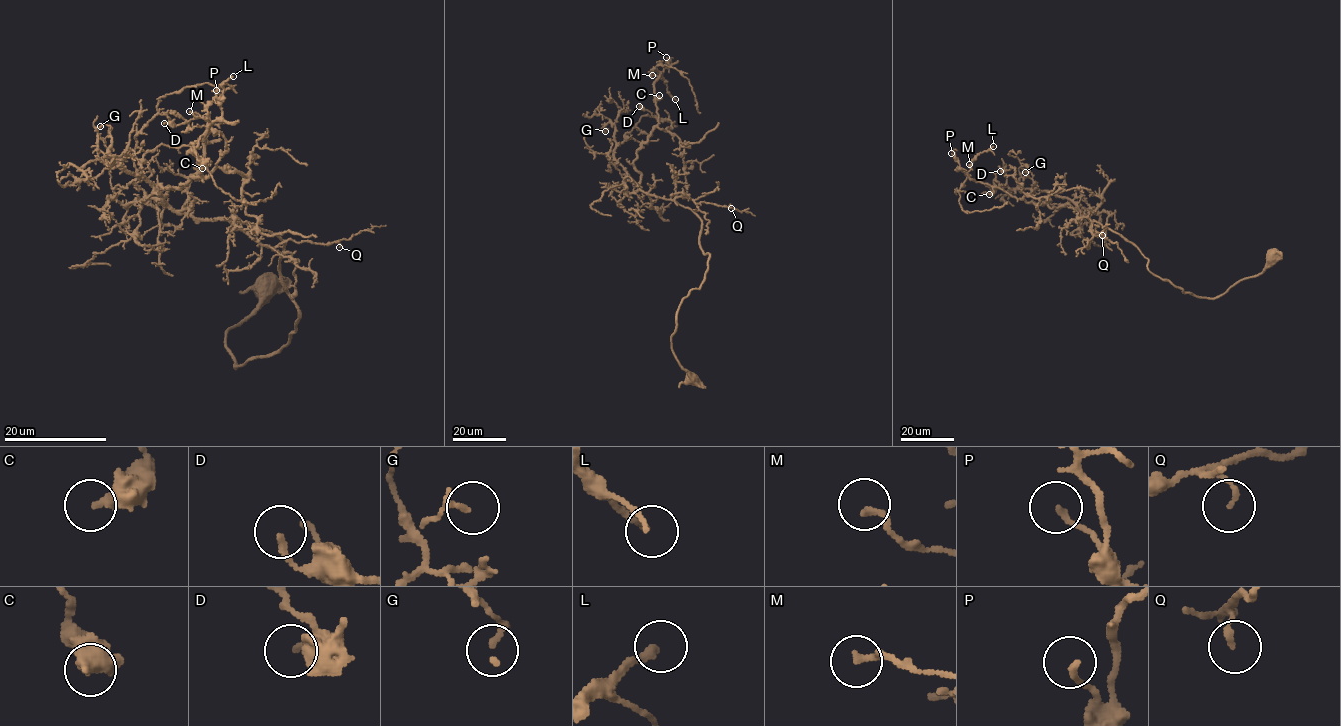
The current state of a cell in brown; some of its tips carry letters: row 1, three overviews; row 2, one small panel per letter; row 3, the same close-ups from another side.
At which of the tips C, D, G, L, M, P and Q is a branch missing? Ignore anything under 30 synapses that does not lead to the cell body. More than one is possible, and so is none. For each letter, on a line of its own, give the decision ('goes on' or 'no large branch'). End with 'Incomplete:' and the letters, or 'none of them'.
C: no large branch
D: no large branch
G: no large branch
L: no large branch
M: no large branch
P: no large branch
Q: no large branch
Incomplete: none of them

